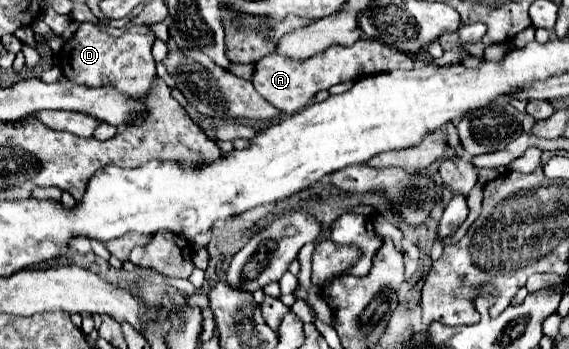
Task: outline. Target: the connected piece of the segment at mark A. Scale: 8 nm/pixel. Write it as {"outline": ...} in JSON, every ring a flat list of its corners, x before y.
{"outline":[[359,40,353,46,333,44,325,52,319,52,307,60,291,60,287,56,269,54,255,64,255,72,253,72,251,82,253,82,255,90,267,102,271,102,275,108,279,108,285,114,295,114,303,106,307,106,317,92,329,90,333,84,355,82,363,74,365,76,383,74,383,72,391,72,397,68,411,70,413,58,409,54,399,52,397,48,389,48,387,44,383,44,379,40]]}

